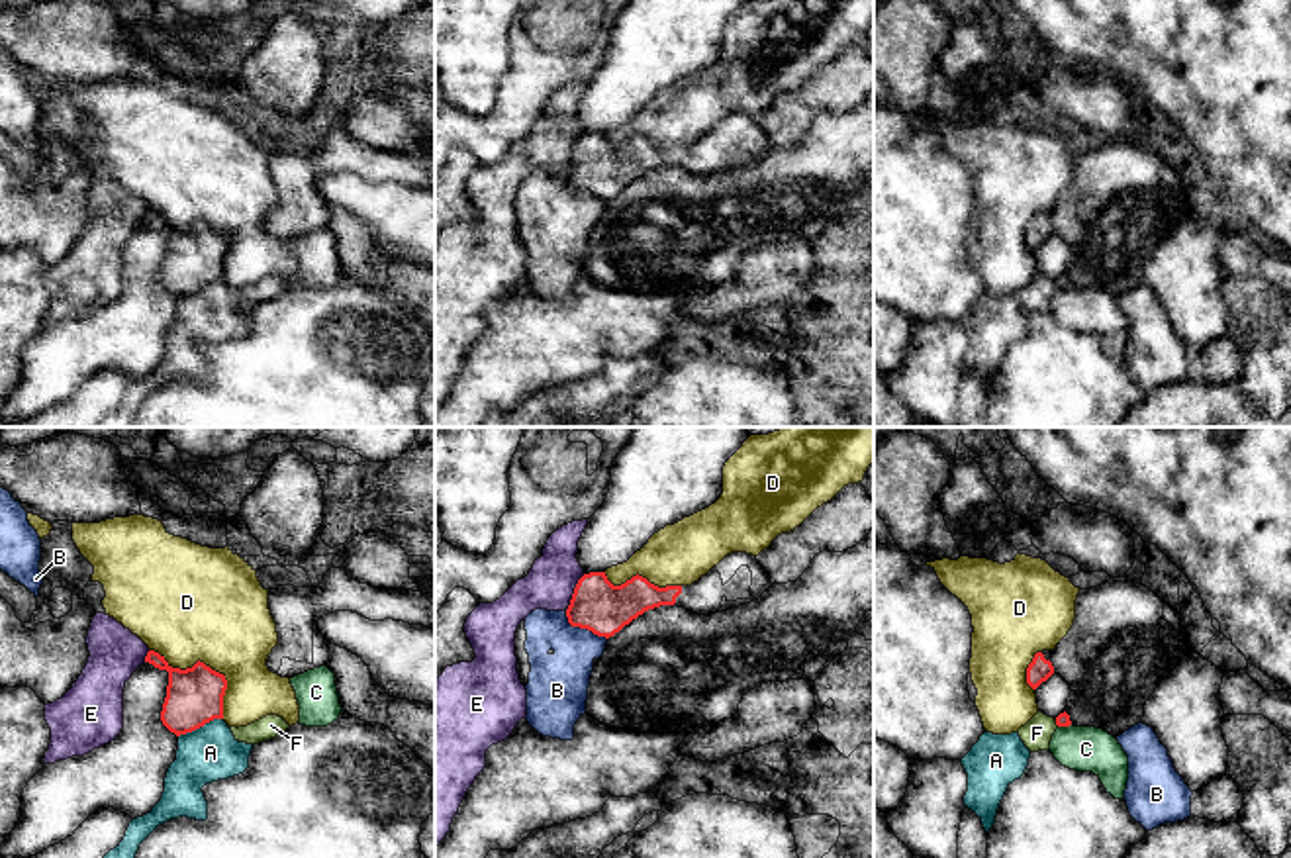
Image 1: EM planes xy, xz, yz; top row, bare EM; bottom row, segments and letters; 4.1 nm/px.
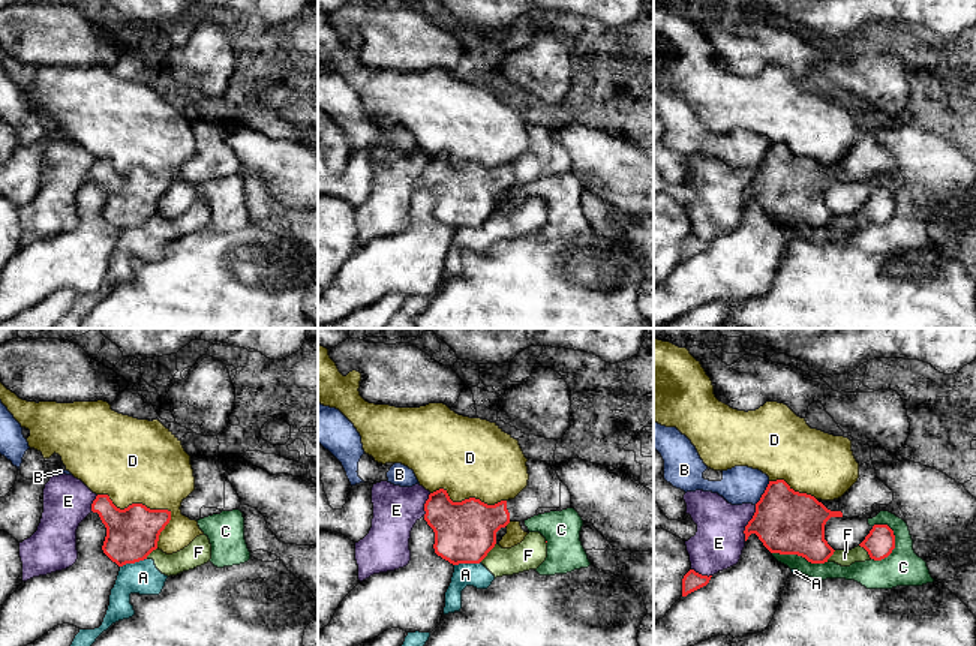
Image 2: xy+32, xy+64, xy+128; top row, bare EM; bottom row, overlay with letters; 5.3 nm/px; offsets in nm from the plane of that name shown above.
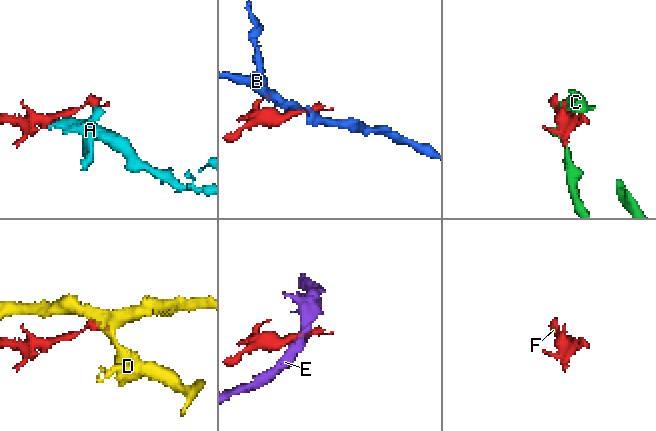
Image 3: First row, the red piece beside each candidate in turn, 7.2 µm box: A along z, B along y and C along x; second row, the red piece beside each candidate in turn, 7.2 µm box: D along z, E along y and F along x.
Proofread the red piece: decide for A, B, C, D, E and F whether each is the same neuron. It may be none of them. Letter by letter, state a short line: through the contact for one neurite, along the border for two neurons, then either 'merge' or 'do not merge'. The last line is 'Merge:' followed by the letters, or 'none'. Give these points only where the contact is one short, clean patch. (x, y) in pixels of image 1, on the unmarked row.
A: line xy (222, 279), (214, 279), (179, 298); do not merge
B: line xz (565, 171), (573, 187), (586, 189), (606, 200); do not merge
C: do not merge
D: do not merge
E: do not merge
F: line yz (1054, 281), (1058, 286); do not merge
Merge: none

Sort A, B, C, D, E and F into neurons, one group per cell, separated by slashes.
A F / B / C / D / E

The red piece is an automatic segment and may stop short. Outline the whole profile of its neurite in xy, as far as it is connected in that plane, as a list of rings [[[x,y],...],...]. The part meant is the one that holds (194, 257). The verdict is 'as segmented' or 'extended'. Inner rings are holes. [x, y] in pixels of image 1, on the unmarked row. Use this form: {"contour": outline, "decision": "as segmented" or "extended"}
{"contour": [[[149,212],[145,223],[168,233],[167,259],[161,272],[163,286],[176,298],[192,294],[214,280],[223,280],[227,241],[204,223],[192,229],[172,229],[165,217]]], "decision": "as segmented"}

